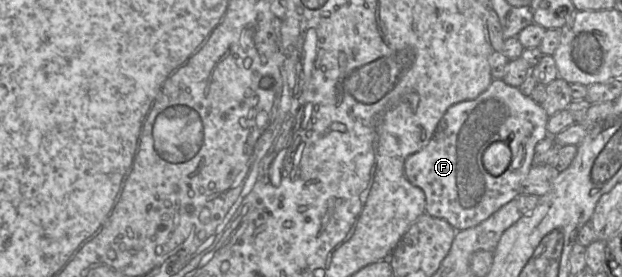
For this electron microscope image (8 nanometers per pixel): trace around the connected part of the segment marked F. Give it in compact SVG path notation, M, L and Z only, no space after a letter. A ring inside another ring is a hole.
M492 79L489 87L478 97L450 106L438 124L429 142L419 151L409 155L404 162L407 179L425 193L427 214L446 220L456 231L474 227L486 220L507 202L520 194L520 185L533 166L533 156L538 142L548 136L549 116L531 97L527 97L502 79ZM495 141L505 141L511 150L511 162L499 176L490 174L484 167L483 154Z

